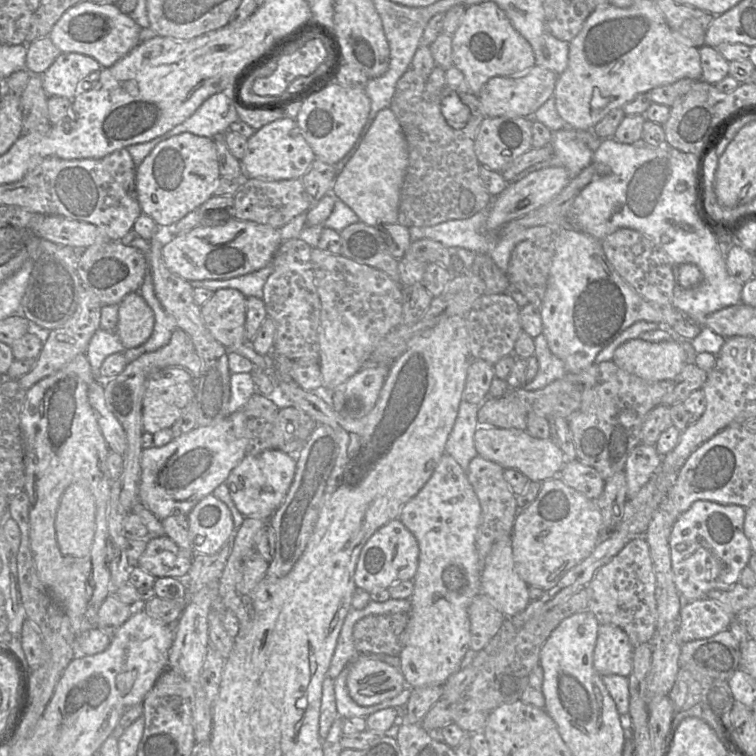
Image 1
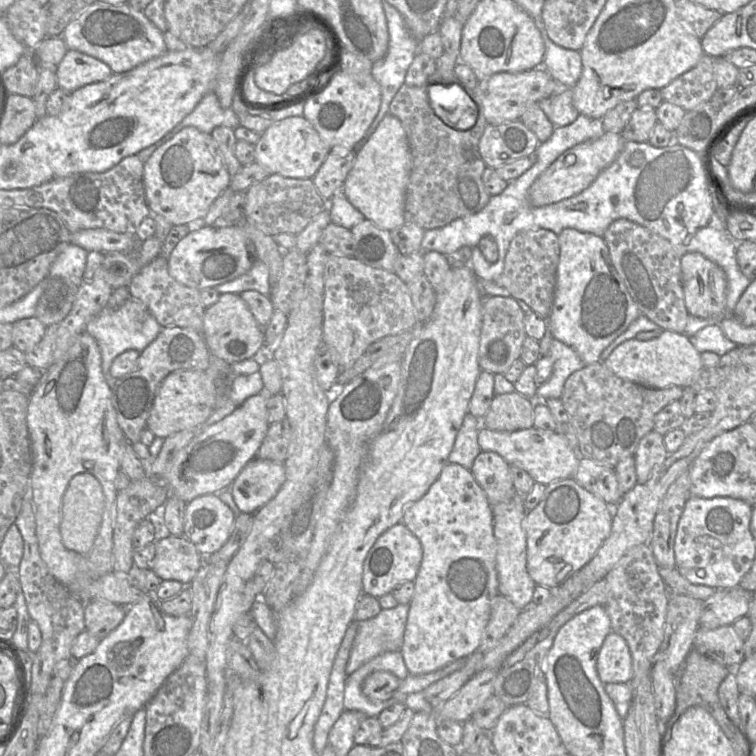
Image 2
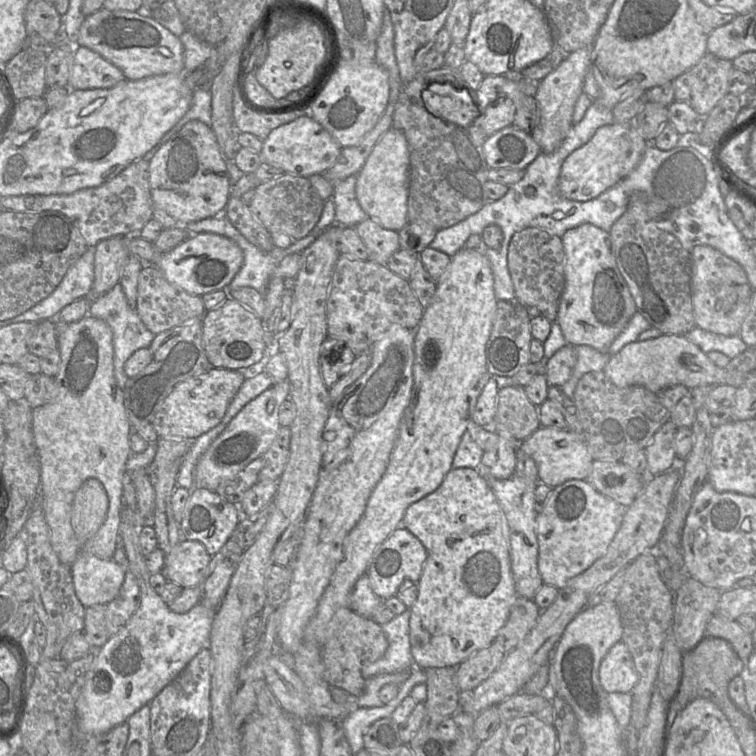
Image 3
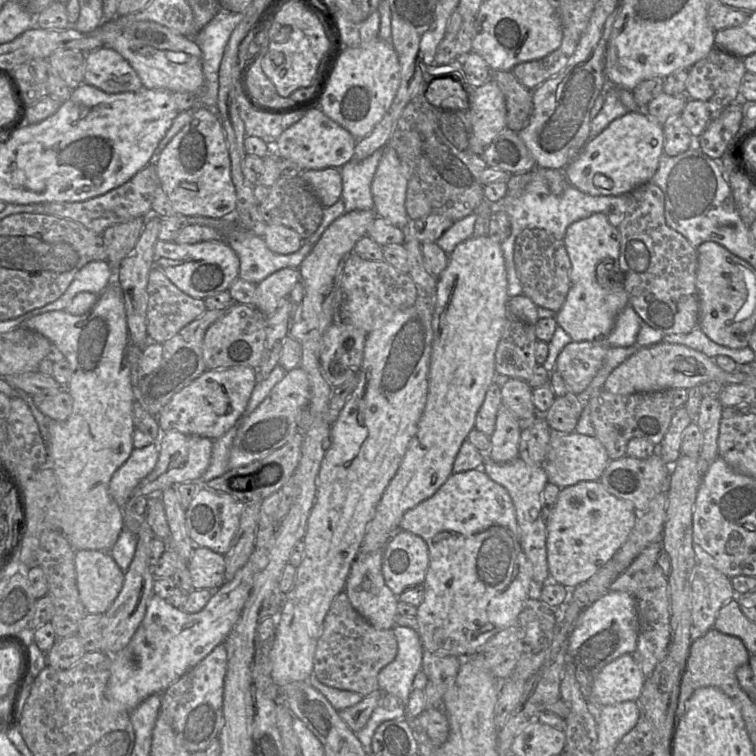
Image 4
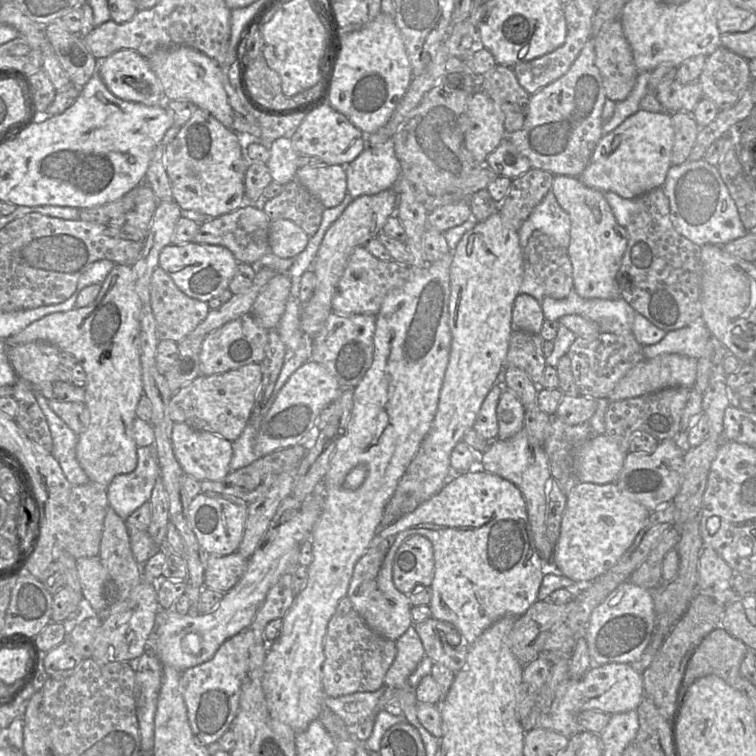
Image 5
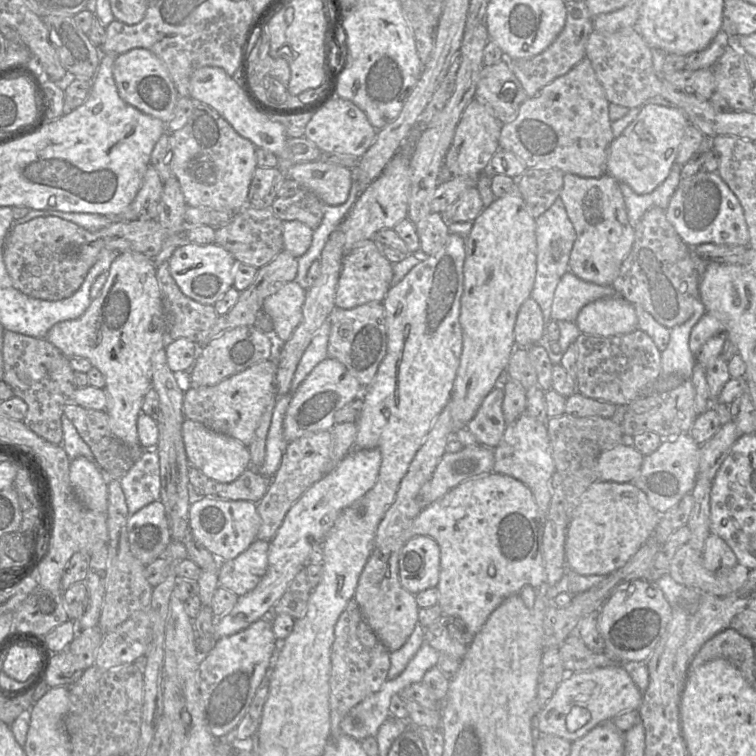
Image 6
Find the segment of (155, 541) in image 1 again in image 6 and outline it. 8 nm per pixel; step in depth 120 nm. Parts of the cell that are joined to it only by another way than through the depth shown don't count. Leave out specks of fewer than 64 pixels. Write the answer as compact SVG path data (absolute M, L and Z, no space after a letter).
M256 539L236 558L220 561L217 572L219 587L230 590L238 597L253 590L267 571L269 543L270 541Z

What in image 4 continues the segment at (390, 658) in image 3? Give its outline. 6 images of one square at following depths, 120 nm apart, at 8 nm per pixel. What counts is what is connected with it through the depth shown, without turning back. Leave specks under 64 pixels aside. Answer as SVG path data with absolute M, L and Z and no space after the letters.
M395 625L392 630L398 652L395 659L379 672L379 690L395 695L406 709L413 680L422 669L424 648L418 633L412 628Z

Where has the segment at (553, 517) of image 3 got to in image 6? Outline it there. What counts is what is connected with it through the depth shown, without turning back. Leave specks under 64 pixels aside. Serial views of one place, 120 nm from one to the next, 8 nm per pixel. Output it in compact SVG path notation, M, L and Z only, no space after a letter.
M596 481L583 493L568 523L565 541L566 571L579 575L608 575L624 566L652 537L660 514L648 503L646 494L632 483Z

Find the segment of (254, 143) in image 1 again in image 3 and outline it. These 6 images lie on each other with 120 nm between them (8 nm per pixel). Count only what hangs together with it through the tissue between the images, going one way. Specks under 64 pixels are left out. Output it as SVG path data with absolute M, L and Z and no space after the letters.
M307 113L304 116L272 130L263 141L260 157L264 163L281 168L286 174L309 178L314 174L324 174L330 169L337 162L341 150L342 146L332 137L332 135Z

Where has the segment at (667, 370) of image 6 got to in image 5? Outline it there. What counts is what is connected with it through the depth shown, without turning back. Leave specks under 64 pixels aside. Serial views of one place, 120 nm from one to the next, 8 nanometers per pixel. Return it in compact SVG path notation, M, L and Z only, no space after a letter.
M701 316L686 327L667 332L660 342L644 345L643 355L645 359L652 359L661 354L680 354L695 359L707 356L712 359L715 338L712 336L705 351L703 351L703 344L697 343L702 326L706 325Z

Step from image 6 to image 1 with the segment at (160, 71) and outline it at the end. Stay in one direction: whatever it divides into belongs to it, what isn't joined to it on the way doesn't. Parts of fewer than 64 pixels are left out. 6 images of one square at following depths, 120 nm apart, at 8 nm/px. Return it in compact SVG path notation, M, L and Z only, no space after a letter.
M76 52L61 53L42 74L43 88L49 97L61 96L73 101L79 90L91 89L88 79L102 68L91 56Z

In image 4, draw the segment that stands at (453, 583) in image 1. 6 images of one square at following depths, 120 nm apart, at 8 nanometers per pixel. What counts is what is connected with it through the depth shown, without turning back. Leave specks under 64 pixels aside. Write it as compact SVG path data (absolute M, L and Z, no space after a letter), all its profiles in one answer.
M482 468L452 473L433 496L403 515L398 529L420 536L428 546L424 599L415 617L422 646L432 653L454 655L463 660L476 655L496 633L515 623L526 600L536 592L533 567L521 547L512 499Z

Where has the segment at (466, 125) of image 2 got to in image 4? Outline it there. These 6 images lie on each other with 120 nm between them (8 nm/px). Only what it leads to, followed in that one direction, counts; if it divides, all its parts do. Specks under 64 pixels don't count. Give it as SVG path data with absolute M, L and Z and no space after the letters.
M450 78L434 80L425 93L426 99L434 107L446 110L468 108L469 97L459 81Z

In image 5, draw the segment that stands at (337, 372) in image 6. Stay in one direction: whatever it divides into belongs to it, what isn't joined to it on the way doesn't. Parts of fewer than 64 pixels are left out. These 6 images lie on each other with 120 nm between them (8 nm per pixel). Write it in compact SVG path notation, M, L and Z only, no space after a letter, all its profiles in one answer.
M311 359L305 362L289 377L264 416L254 440L255 454L261 458L276 450L304 444L315 433L321 410L336 401L342 390L342 385L323 365Z

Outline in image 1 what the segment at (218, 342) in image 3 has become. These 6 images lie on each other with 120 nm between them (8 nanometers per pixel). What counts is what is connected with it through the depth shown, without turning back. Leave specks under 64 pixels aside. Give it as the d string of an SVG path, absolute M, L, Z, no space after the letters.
M219 289L201 306L203 321L229 352L247 343L245 323L247 297L237 289Z

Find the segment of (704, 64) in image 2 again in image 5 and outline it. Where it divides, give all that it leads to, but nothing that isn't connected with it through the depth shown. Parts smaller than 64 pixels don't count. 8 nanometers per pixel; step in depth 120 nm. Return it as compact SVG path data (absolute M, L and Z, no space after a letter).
M719 47L707 57L698 79L704 98L711 100L720 111L733 107L751 84L749 61L738 54Z

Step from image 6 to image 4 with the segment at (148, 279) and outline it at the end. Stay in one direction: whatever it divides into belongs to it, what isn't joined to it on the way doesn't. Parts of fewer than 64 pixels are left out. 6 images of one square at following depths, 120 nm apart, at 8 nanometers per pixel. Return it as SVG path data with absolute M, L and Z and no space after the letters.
M113 280L86 313L72 315L65 310L45 312L30 318L22 327L38 332L55 345L64 355L72 371L71 380L66 386L73 399L72 413L65 421L49 421L46 441L49 466L57 477L62 499L61 533L75 551L110 552L124 530L122 509L109 492L110 481L134 449L132 437L135 428L135 387L131 383L127 358L127 349L131 342L122 289Z

